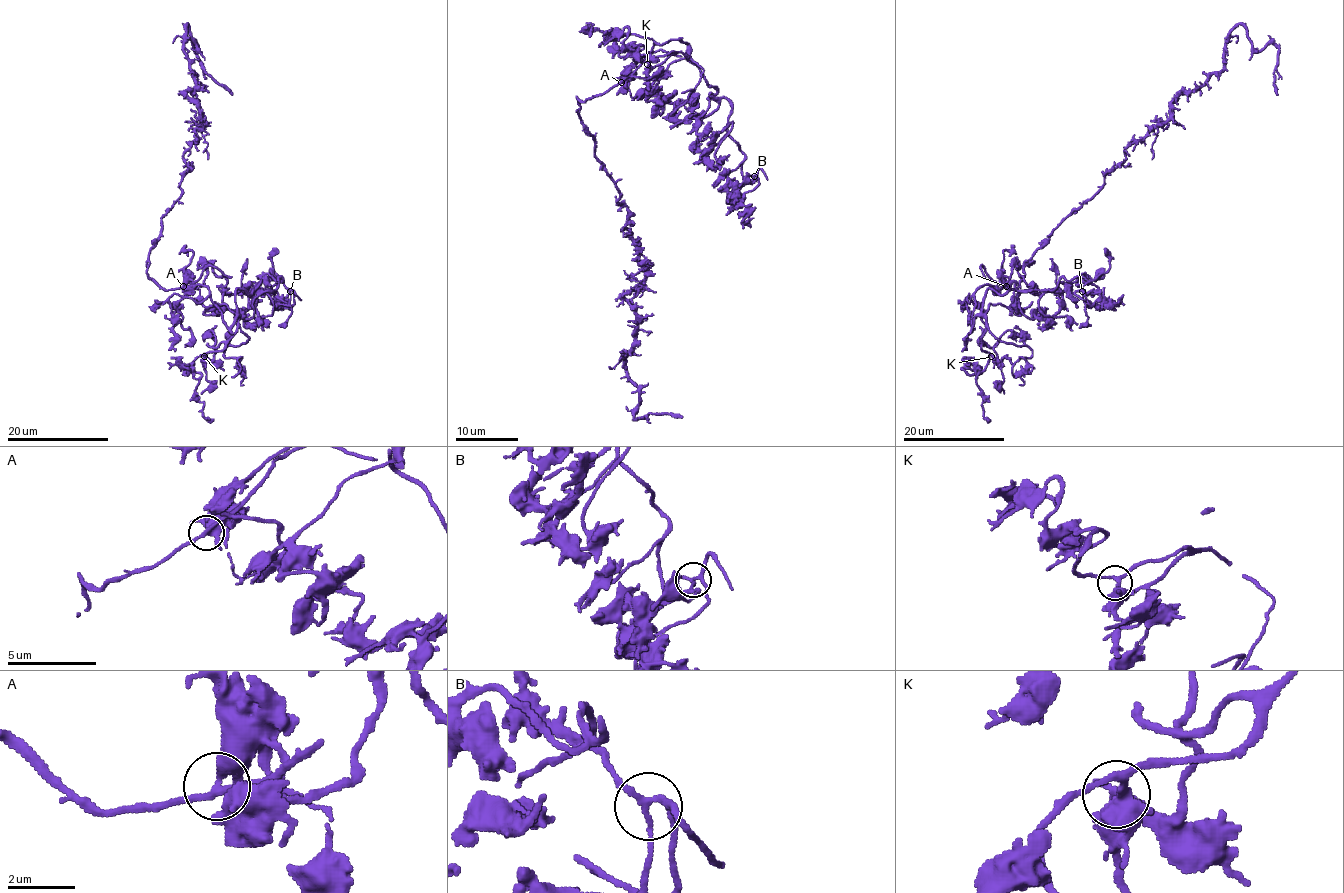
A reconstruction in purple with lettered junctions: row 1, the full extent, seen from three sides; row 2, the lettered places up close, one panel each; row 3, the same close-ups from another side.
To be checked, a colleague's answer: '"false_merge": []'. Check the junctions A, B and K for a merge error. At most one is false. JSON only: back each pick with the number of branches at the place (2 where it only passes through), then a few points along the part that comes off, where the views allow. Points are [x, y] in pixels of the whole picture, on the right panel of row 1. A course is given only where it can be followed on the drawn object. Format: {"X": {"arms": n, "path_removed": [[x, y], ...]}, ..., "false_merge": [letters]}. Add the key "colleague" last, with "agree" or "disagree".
{"A": {"arms": 4, "path_removed": [[1006, 286], [1169, 104], [1223, 67], [1237, 25], [1256, 51], [1278, 48], [1278, 95]]}, "false_merge": ["A"], "colleague": "disagree"}

